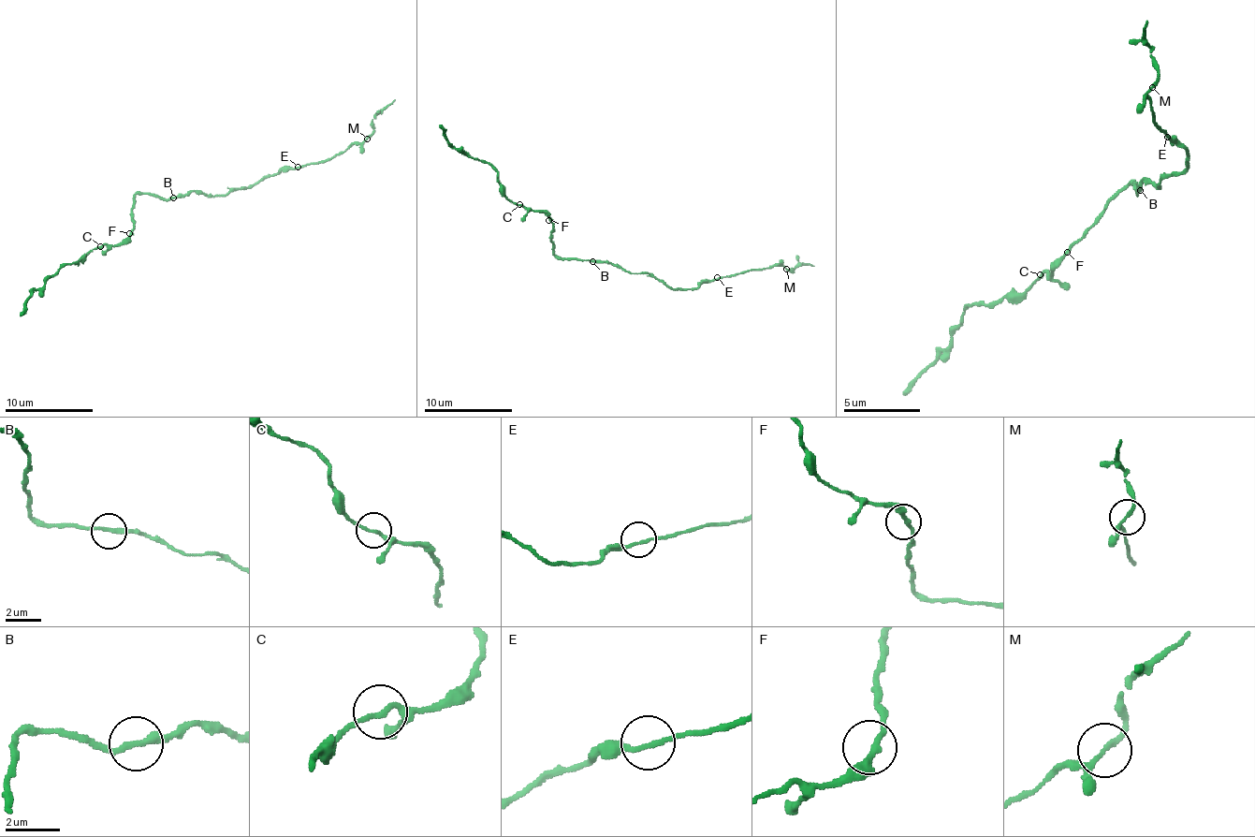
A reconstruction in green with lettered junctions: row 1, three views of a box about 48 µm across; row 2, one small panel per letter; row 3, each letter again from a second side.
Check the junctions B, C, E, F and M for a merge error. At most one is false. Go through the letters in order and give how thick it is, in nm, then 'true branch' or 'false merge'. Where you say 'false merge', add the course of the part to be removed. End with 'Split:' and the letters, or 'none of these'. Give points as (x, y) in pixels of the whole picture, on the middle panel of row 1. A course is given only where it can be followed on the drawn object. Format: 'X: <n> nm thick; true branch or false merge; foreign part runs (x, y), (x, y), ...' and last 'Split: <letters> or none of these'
B: 240 nm thick; true branch
C: 180 nm thick; true branch
E: 170 nm thick; true branch
F: 220 nm thick; true branch
M: 170 nm thick; true branch
Split: none of these

